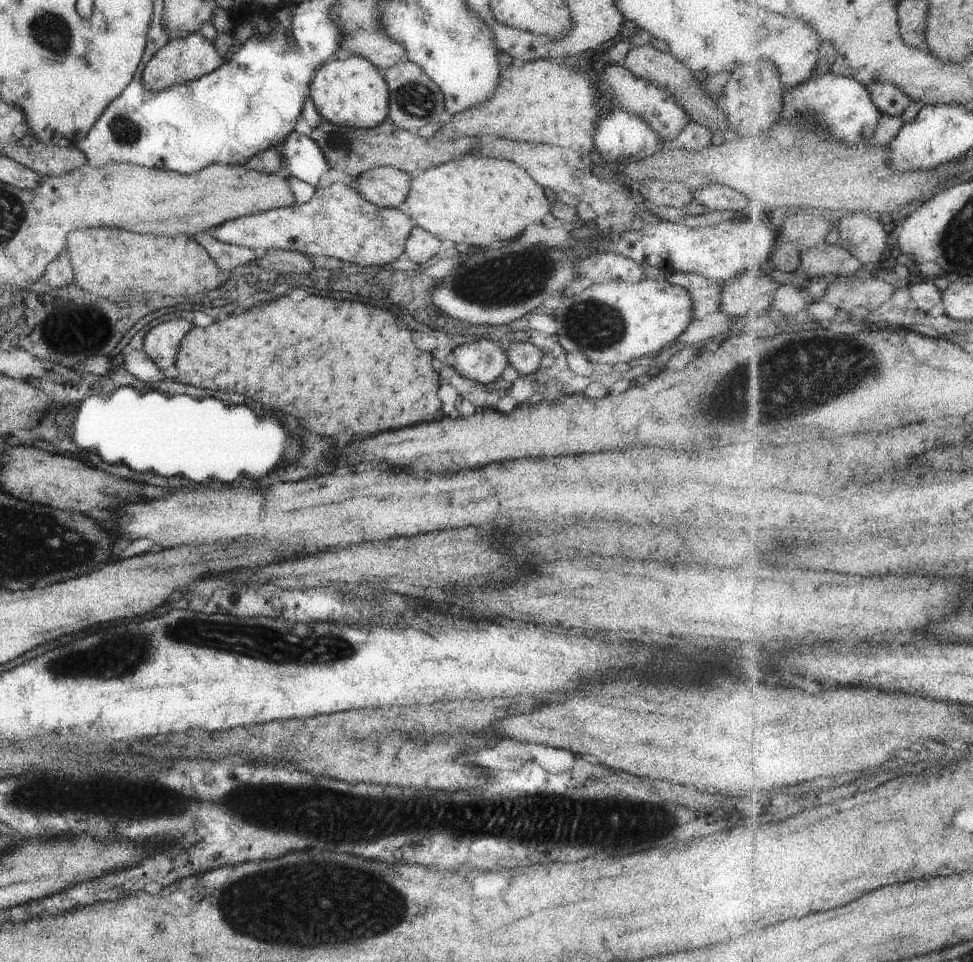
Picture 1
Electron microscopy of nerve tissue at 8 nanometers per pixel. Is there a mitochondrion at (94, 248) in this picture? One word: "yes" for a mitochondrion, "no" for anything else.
no

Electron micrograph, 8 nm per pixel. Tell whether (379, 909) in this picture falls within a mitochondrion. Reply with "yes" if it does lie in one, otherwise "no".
yes

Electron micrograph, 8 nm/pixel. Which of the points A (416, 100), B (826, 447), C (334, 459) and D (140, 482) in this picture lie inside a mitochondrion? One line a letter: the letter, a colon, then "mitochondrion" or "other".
A: mitochondrion
B: other
C: other
D: other

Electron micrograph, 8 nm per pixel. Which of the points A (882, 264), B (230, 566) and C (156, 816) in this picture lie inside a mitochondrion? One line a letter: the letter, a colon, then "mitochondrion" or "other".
A: other
B: other
C: mitochondrion

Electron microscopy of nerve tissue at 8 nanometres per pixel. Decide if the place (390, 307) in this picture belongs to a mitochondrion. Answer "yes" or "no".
no

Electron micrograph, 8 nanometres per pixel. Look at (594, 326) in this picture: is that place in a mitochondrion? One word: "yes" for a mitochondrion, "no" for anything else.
yes

